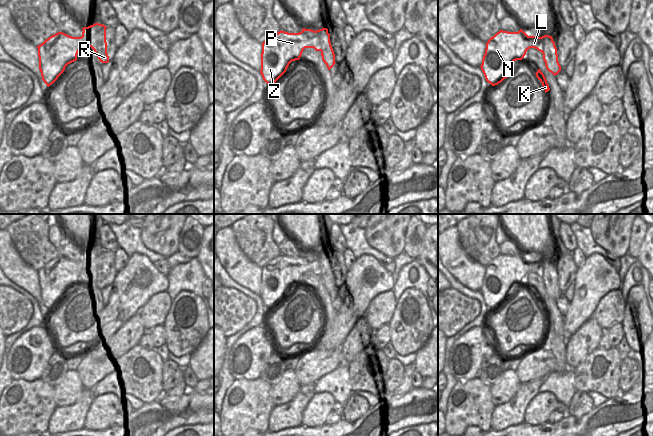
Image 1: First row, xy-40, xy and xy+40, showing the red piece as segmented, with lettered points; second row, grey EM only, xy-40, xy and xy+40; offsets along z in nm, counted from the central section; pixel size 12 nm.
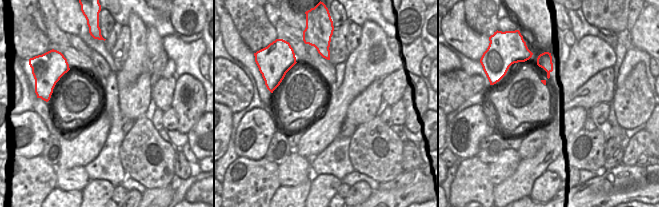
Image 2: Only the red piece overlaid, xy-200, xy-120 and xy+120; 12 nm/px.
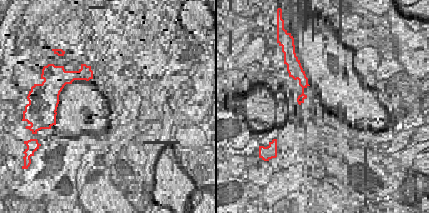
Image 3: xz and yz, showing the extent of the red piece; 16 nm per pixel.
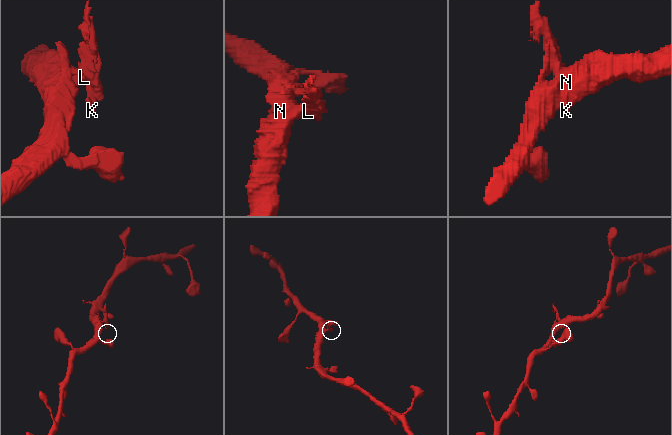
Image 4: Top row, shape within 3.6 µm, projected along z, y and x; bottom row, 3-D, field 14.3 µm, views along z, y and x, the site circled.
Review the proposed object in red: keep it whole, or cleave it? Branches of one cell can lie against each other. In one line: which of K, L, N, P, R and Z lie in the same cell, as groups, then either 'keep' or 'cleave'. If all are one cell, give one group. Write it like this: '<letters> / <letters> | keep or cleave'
K R / L N P Z | cleave

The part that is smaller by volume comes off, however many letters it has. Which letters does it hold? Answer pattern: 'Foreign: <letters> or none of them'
Foreign: K, R

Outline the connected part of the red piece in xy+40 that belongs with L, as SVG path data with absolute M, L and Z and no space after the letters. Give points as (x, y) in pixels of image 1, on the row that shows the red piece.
M522 29L518 32L500 30L486 43L481 70L492 86L501 83L510 74L513 63L522 60L530 48L542 52L541 37L528 36Z

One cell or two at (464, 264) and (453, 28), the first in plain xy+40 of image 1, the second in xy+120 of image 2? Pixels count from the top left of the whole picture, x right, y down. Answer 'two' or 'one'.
one

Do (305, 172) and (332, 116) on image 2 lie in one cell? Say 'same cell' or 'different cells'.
different cells

